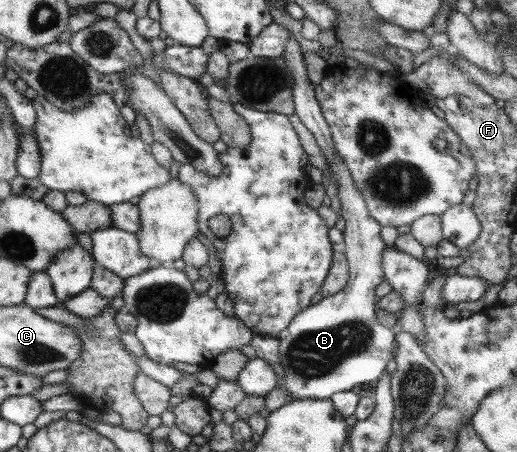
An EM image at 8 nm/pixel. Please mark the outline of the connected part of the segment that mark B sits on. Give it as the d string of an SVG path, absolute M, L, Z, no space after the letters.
M289 32L281 56L284 56L284 64L286 64L288 74L292 74L292 78L294 78L294 87L292 87L293 114L308 129L308 132L312 133L326 164L329 164L329 168L337 181L336 188L338 189L338 199L340 199L341 216L345 223L341 232L343 235L341 249L347 260L348 281L337 294L322 298L317 304L298 311L298 314L294 315L285 330L280 332L278 335L278 356L280 356L280 366L284 370L284 376L282 376L282 380L278 380L275 388L280 388L286 394L290 394L292 401L304 400L304 398L326 400L334 392L350 391L355 386L364 386L370 384L370 382L376 382L385 371L386 362L393 358L392 341L396 336L392 334L390 328L381 326L376 320L375 313L375 301L377 300L375 289L384 278L384 272L382 272L382 266L380 266L380 257L382 257L382 251L386 246L379 236L381 227L368 215L362 196L351 182L349 173L341 164L339 156L335 154L334 142L332 142L328 125L322 116L318 101L315 99L313 84L308 83L300 46Z

